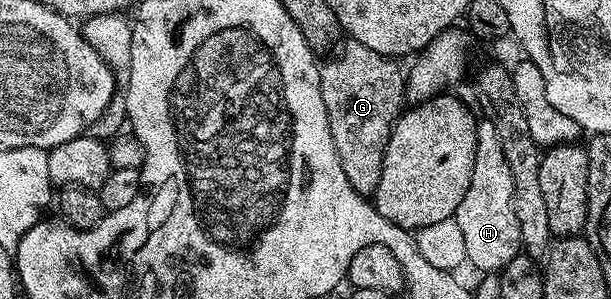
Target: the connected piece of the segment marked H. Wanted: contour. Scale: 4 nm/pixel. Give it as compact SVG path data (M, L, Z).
M493 119L478 120L476 138L476 166L472 166L472 182L468 182L468 194L454 212L452 219L464 234L466 264L479 268L479 273L494 274L512 258L519 255L522 244L520 213L512 210L512 170L504 158L502 144L498 140L498 125Z

